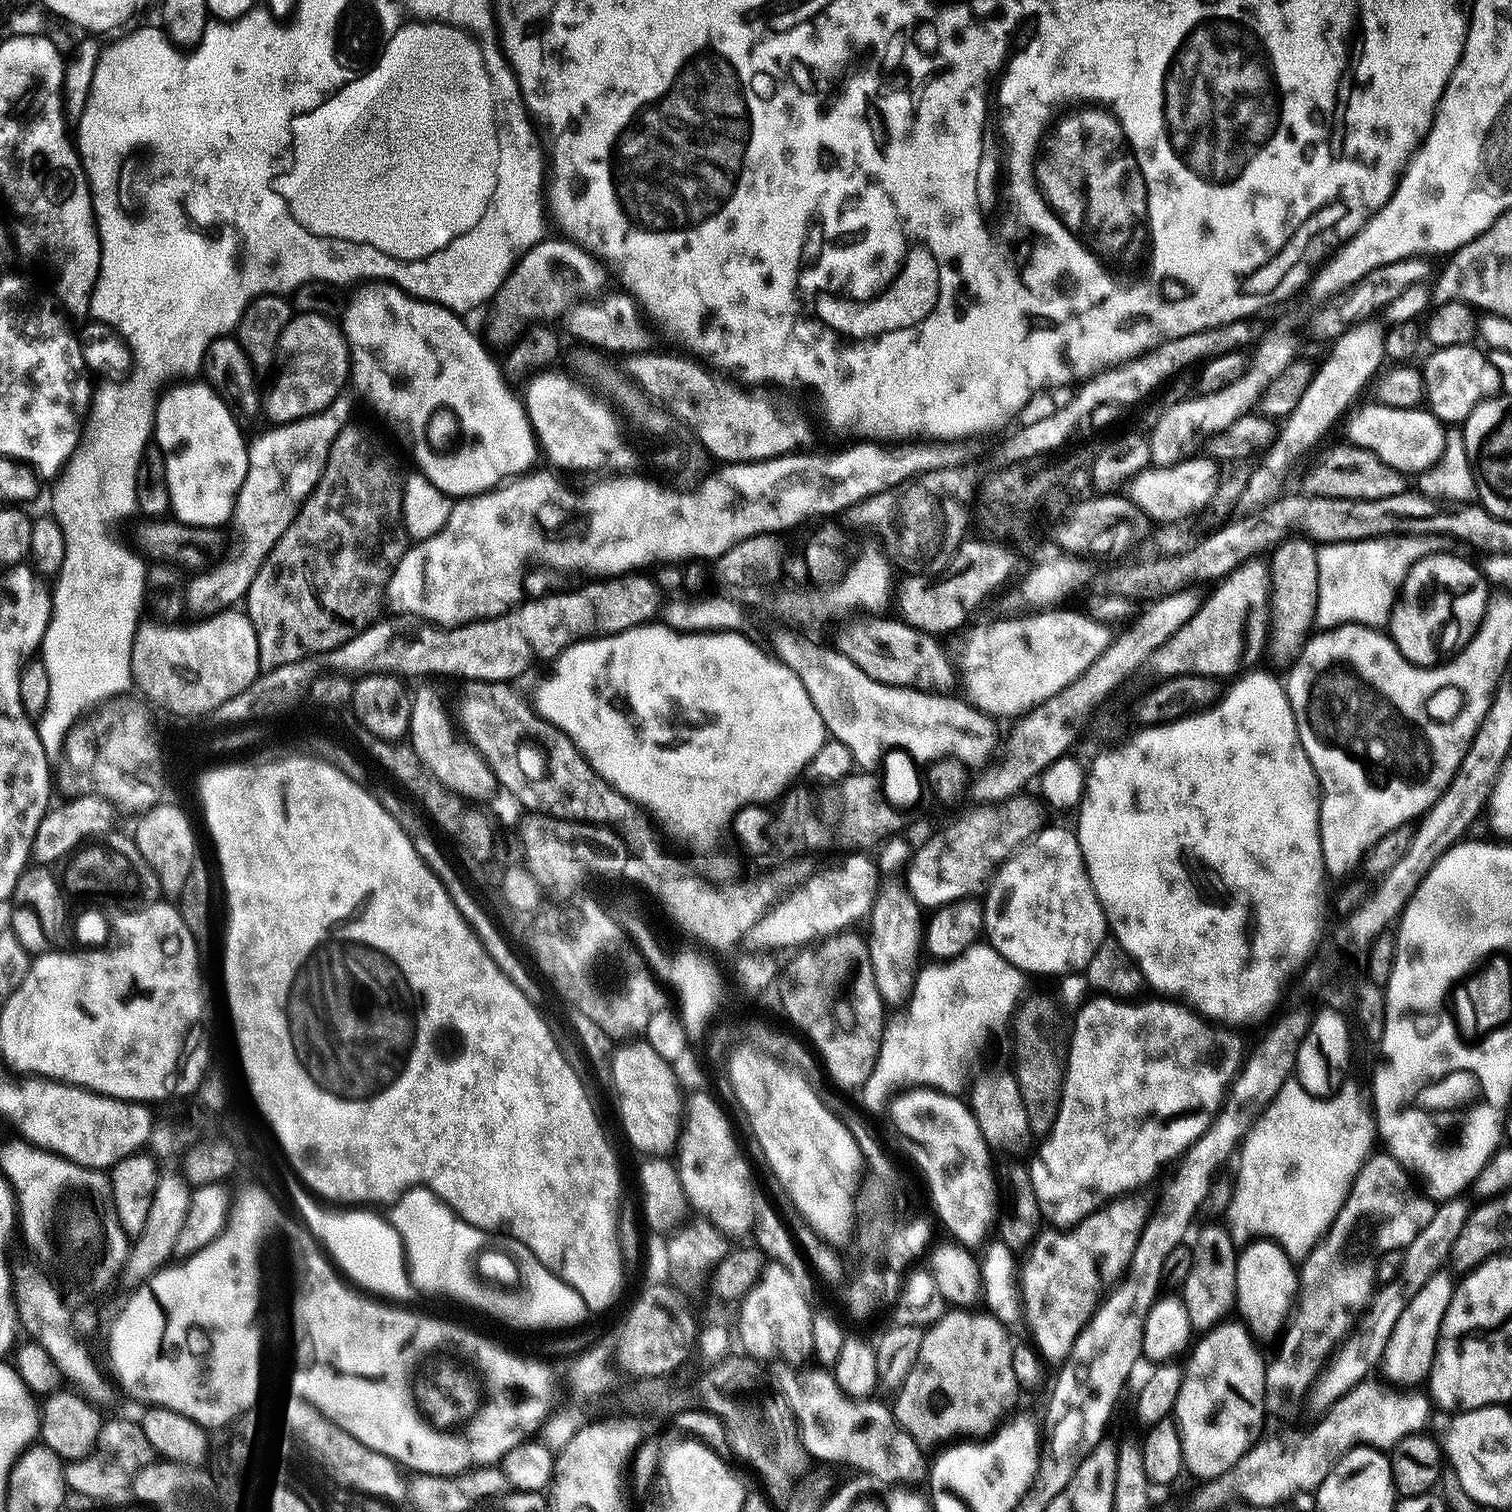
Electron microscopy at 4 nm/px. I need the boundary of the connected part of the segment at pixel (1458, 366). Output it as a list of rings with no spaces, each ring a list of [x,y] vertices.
[[[1459,344],[1453,348],[1433,351],[1433,356],[1422,364],[1426,385],[1426,404],[1433,416],[1449,425],[1459,425],[1468,419],[1476,407],[1501,391],[1500,375],[1491,359],[1472,344]]]

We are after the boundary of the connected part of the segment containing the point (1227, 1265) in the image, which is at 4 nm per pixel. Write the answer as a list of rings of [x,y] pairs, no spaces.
[[[1204,1228],[1200,1241],[1192,1252],[1192,1265],[1184,1276],[1184,1309],[1197,1333],[1203,1334],[1225,1319],[1236,1303],[1236,1258],[1238,1248],[1226,1235],[1225,1229]]]

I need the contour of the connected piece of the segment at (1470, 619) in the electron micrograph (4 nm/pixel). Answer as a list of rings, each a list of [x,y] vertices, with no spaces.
[[[1441,550],[1433,552],[1431,556],[1423,556],[1408,569],[1396,602],[1392,605],[1392,615],[1388,618],[1387,631],[1400,653],[1413,664],[1435,666],[1441,663],[1442,658],[1455,653],[1462,642],[1471,640],[1478,631],[1481,622],[1484,621],[1484,612],[1488,609],[1490,584],[1483,571],[1460,556],[1447,556],[1446,552]]]

